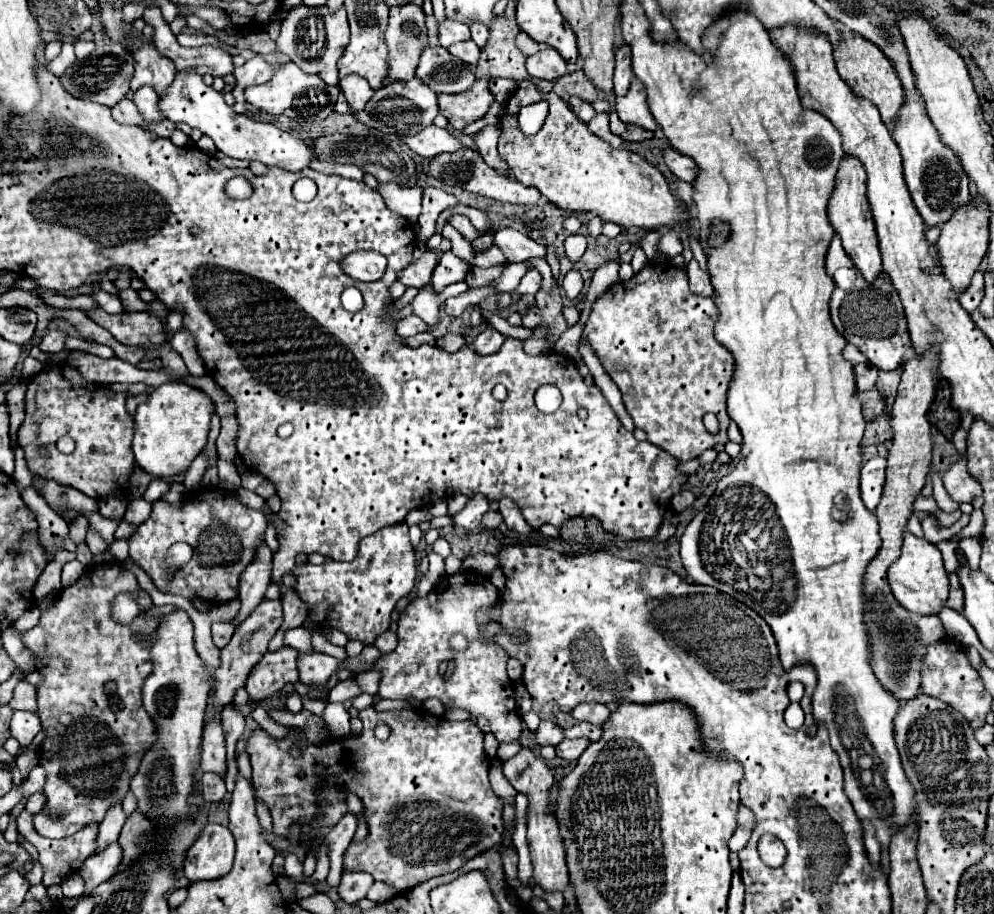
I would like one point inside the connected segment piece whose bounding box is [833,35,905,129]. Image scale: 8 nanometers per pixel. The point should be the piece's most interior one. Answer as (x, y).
(871, 76)

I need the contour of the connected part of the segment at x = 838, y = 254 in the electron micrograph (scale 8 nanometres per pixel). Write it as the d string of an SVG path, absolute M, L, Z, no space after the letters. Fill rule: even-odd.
M835 235L831 245L829 245L829 251L827 251L827 259L825 259L825 267L827 267L827 273L831 277L835 277L835 271L841 269L841 267L847 267L847 269L855 269L851 259L845 255L845 249L841 247L841 239Z

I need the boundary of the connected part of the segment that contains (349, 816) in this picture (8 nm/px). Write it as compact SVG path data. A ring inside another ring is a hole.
M347 811L343 815L343 819L331 829L331 833L325 837L325 841L329 843L329 859L331 859L331 871L327 875L329 885L337 887L341 881L341 873L343 873L343 855L345 849L349 847L353 833L357 829L357 815Z

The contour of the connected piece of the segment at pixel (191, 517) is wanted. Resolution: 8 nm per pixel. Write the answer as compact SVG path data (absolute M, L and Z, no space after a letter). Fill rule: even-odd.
M203 487L189 501L153 505L149 519L129 537L129 555L147 571L155 586L164 593L181 595L187 599L203 599L215 603L229 603L237 599L239 577L255 559L255 549L263 543L267 531L267 515L249 509L235 499L235 493L219 487ZM185 541L193 551L193 559L175 571L163 565L171 543Z

